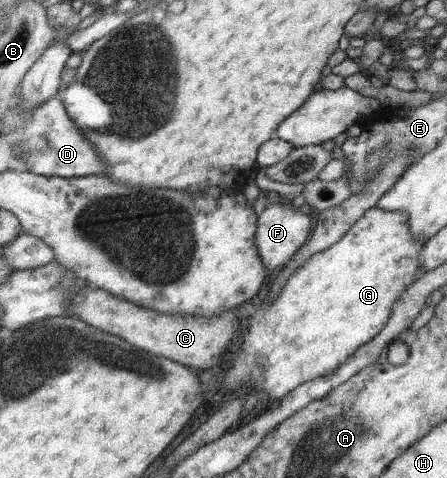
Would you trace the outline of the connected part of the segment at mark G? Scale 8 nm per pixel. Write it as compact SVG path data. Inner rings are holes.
M375 206L366 210L341 239L303 261L286 279L277 299L269 305L261 305L249 316L247 332L239 345L236 344L237 352L231 356L231 363L219 366L219 382L223 388L233 391L245 382L245 388L253 390L257 386L257 390L274 400L281 400L302 382L333 372L385 326L391 305L419 276L417 257L424 244L425 241L415 240L409 232L405 212L391 212Z

